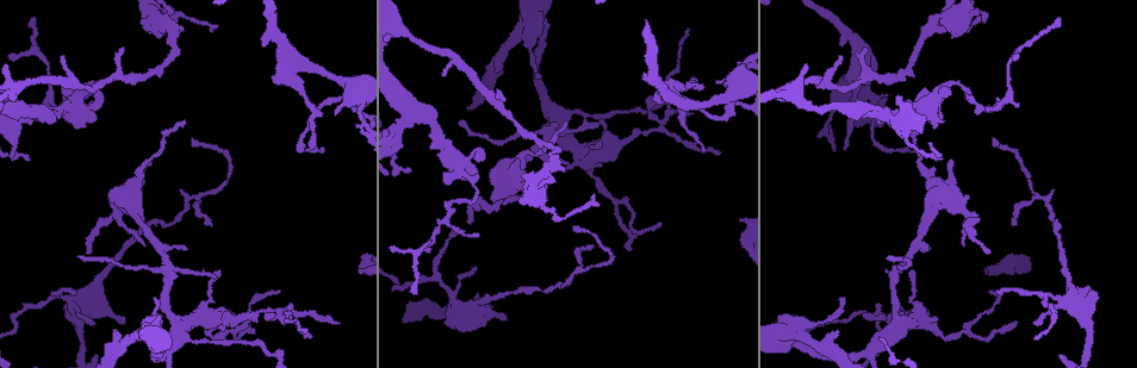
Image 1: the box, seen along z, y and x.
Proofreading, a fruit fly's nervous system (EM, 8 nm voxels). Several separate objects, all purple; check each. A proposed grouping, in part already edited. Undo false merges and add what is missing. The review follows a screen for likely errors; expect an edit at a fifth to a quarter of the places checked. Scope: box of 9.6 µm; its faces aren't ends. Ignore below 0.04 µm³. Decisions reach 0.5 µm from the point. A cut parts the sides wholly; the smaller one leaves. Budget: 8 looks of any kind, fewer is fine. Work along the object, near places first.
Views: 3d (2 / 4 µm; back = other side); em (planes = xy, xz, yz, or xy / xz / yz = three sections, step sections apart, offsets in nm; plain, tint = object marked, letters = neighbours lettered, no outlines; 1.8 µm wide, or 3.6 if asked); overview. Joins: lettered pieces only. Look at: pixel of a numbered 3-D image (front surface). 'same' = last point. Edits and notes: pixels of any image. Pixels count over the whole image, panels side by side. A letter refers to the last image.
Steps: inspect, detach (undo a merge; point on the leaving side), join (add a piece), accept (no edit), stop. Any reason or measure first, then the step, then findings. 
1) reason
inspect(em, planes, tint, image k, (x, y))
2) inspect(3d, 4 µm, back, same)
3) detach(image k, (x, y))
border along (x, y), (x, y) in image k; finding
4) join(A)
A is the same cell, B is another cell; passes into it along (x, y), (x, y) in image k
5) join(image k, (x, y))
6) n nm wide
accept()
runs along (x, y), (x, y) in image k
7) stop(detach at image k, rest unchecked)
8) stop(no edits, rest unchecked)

inspect(3d, 4 µm, image 1, (592, 176))

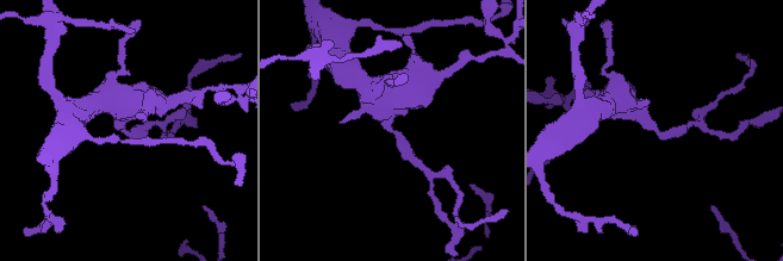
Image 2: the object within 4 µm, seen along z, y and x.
shape alone is not enough
inspect(em, planes, letters, image 2, (657, 132))

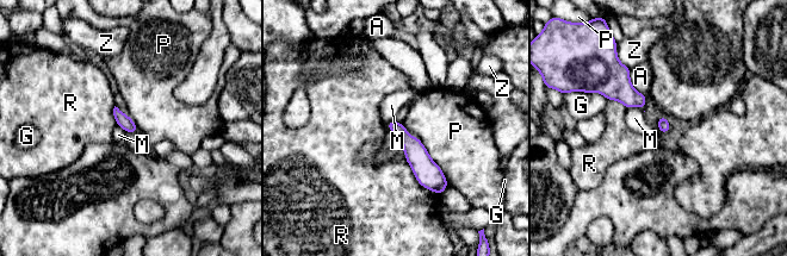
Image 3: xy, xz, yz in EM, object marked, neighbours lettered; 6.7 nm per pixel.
80 nm wide
accept()
A, G, M, P, R and Z are other cells; runs along (391, 124), (413, 147), (433, 187) in image 3; continuous, no second neuron

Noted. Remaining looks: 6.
three-way junction
inspect(em, 3.6 µm, xy, step 16, tint, image 1, (1081, 306))

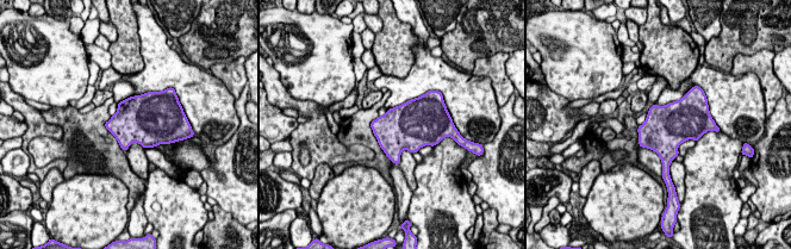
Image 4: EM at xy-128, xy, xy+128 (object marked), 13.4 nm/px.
inspect(em, 3.6 µm, planes, tint, same)

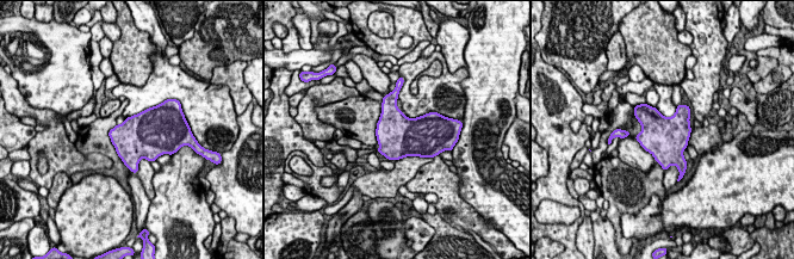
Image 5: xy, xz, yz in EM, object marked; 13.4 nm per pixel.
what lies round it
inspect(em, 3.6 µm, planes, letters, same)

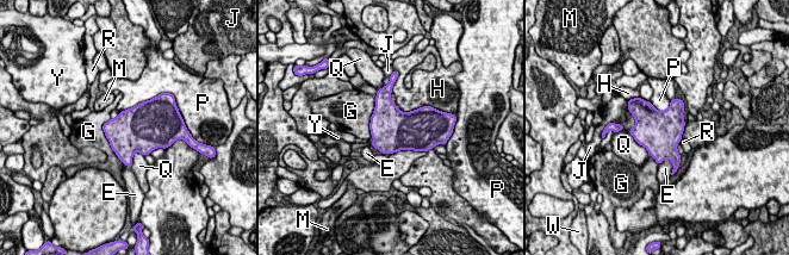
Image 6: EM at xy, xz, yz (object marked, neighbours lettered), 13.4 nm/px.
550 nm wide
accept()
E, G, H, J, M, P, Q, R, W and Y are other cells; border along (153, 98), (119, 112) in image 6; one neuron here

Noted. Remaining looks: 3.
tapers out
inspect(3d, 2 µm, image 1, (660, 225))

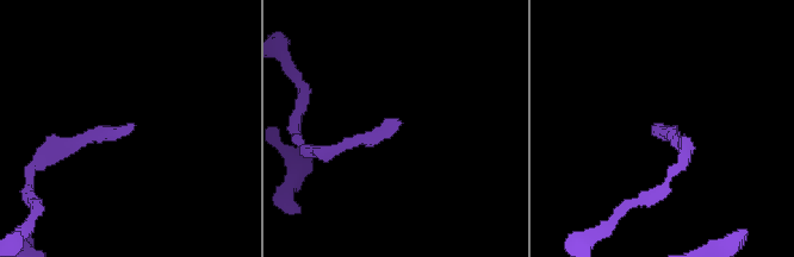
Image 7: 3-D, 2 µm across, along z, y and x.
now the EM
inspect(em, planes, letters, image 7, (658, 128))

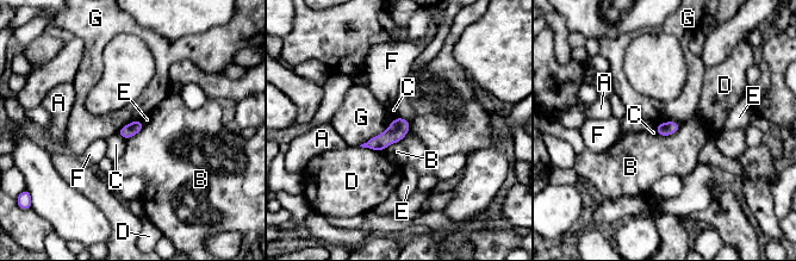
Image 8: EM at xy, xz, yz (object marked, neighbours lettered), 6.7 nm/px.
90 nm wide
accept()
A, B, C, D, E, F and G are other cells; border along (396, 118), (384, 131), (359, 145) in image 8; no lettered piece goes on from it

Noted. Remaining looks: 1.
stop(no edits, rest unchecked)

